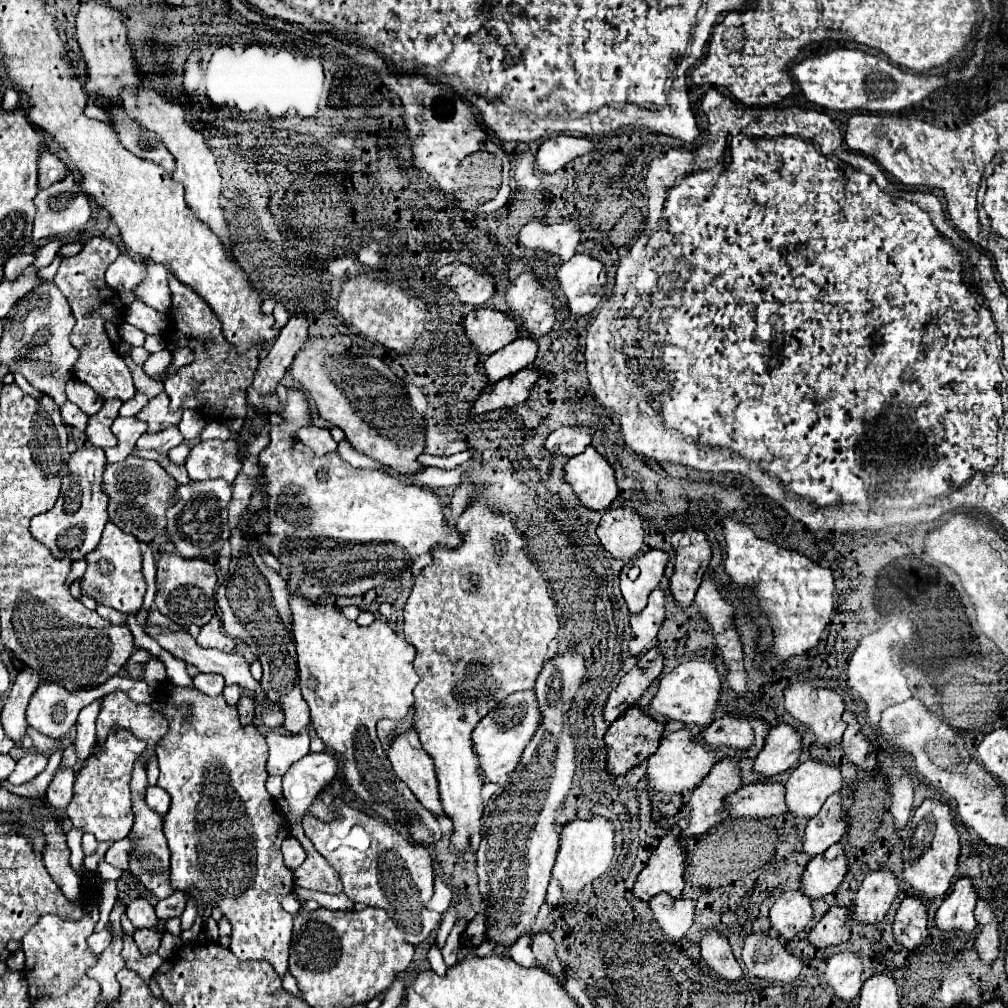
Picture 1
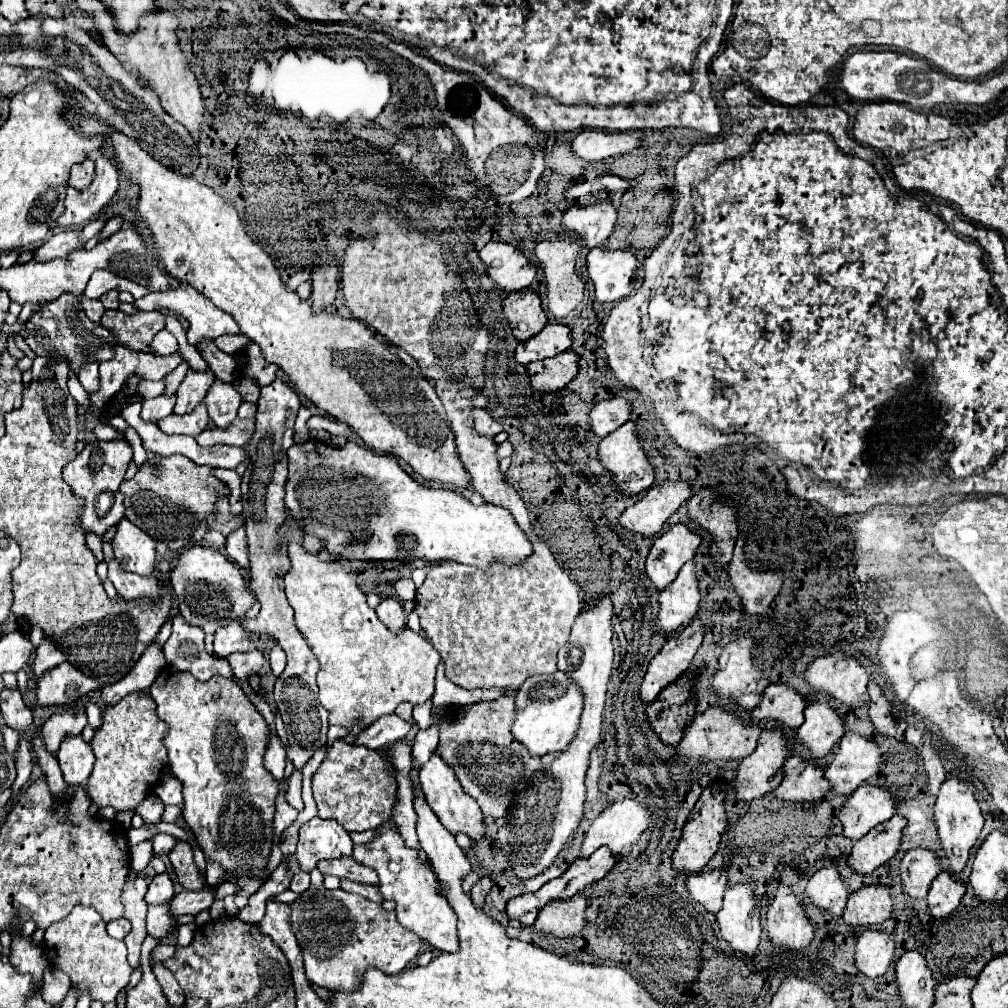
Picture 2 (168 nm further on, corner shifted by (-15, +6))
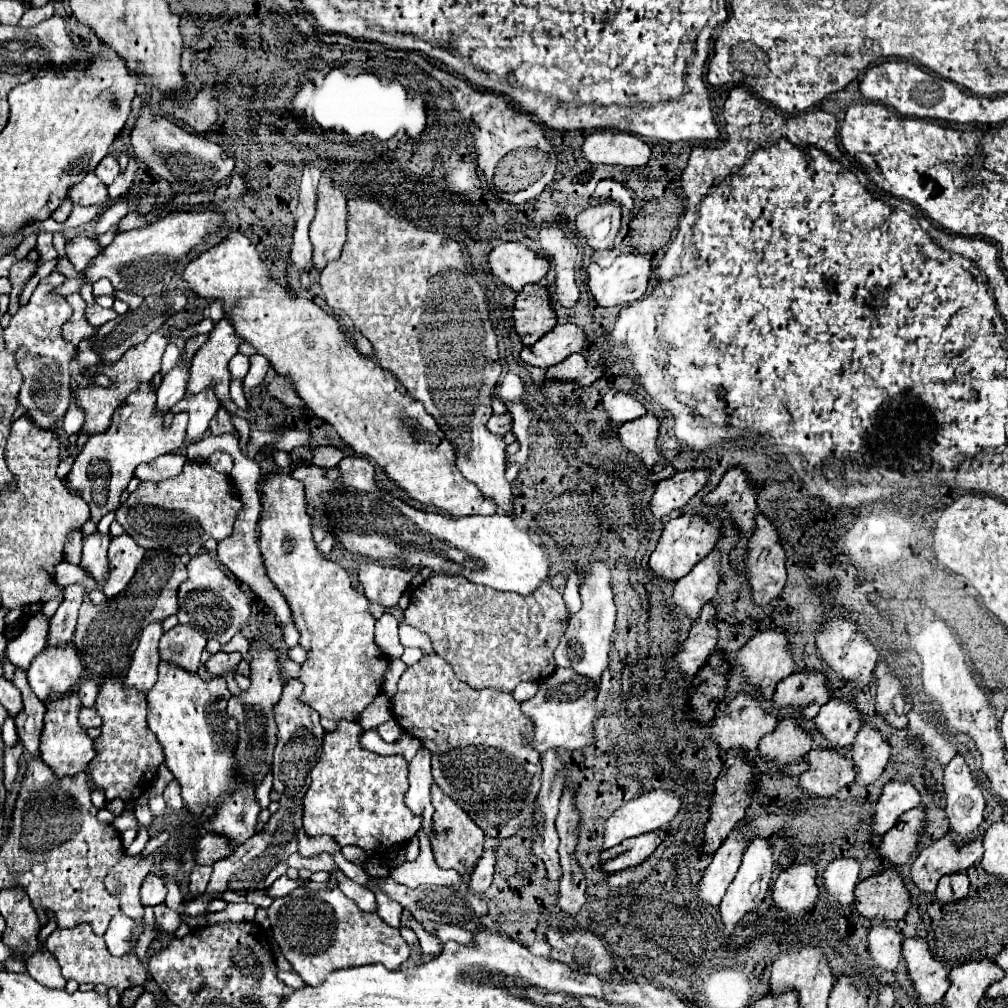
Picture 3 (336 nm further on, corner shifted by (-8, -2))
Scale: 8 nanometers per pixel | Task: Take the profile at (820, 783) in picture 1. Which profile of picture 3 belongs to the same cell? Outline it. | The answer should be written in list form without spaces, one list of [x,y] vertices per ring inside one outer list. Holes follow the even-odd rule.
[[[868,722],[858,732],[854,748],[850,752],[846,752],[846,756],[852,758],[860,768],[856,784],[868,786],[868,784],[876,782],[878,776],[884,772],[886,764],[890,762],[890,750],[892,750],[892,746],[888,742],[888,736],[878,732],[876,726],[872,722]]]

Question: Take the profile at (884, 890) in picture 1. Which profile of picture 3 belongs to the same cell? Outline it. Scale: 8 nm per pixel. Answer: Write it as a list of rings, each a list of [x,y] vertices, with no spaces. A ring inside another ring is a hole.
[[[982,834],[964,844],[956,844],[950,836],[936,840],[932,846],[924,848],[916,856],[910,872],[912,882],[922,892],[934,894],[938,880],[946,872],[958,872],[958,870],[962,872],[962,870],[968,870],[972,864],[980,862],[984,852],[982,840],[984,840]]]

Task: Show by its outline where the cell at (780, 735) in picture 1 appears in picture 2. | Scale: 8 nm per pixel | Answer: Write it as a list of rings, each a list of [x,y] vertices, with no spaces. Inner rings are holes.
[[[809,704],[803,714],[805,722],[797,728],[797,740],[811,758],[827,756],[833,744],[843,738],[843,718],[829,704]]]

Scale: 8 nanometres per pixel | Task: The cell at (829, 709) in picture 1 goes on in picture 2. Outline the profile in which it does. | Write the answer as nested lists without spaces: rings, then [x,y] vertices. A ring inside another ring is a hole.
[[[841,652],[817,658],[807,668],[805,682],[815,690],[823,690],[847,710],[857,710],[869,700],[869,672],[855,658]]]

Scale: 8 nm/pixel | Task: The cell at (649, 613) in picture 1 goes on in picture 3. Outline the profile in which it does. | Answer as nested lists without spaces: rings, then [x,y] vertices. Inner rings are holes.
[[[710,552],[700,564],[696,564],[684,578],[676,582],[674,588],[674,602],[686,610],[686,614],[696,620],[700,610],[712,596],[718,592],[720,584],[720,556],[722,552]]]

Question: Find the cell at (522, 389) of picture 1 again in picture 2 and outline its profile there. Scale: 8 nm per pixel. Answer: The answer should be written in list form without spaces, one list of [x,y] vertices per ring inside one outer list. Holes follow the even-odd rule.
[[[563,352],[547,360],[527,364],[527,376],[533,390],[555,392],[565,388],[577,374],[577,356],[573,352]]]

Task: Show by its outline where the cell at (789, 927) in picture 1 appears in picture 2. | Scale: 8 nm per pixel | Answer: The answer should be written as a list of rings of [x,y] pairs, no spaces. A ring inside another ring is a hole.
[[[821,868],[807,882],[807,888],[803,892],[803,902],[809,906],[815,906],[819,912],[841,916],[847,896],[849,896],[849,888],[839,878],[837,870]]]

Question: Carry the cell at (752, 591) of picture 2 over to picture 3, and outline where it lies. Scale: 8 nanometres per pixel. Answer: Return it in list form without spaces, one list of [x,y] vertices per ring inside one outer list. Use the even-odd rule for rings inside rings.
[[[764,514],[756,516],[756,532],[750,538],[750,550],[746,558],[748,580],[752,586],[754,602],[768,604],[780,596],[786,584],[786,552],[778,538],[778,530]]]

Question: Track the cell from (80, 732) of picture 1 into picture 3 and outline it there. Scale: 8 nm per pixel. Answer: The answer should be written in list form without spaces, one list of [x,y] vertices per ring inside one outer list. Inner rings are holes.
[[[162,622],[148,624],[140,636],[140,644],[134,652],[132,666],[128,670],[126,688],[138,688],[142,692],[148,692],[152,684],[156,682],[158,676],[158,664],[160,664],[160,654],[158,654],[158,640],[162,636]]]

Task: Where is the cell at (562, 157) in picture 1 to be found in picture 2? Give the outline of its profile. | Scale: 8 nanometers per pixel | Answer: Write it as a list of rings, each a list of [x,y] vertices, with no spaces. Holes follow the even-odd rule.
[[[583,130],[571,142],[571,150],[575,156],[595,162],[619,154],[627,154],[641,144],[635,132],[603,132],[603,130]]]

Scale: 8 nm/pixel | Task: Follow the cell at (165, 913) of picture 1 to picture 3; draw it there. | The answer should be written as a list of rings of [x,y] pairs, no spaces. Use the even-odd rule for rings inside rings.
[[[286,874],[284,876],[280,876],[266,892],[270,894],[270,898],[280,898],[280,896],[288,896],[294,888],[298,888],[298,886],[302,886],[306,880],[302,880],[302,878],[296,878],[296,880],[292,880],[292,878],[288,878]]]

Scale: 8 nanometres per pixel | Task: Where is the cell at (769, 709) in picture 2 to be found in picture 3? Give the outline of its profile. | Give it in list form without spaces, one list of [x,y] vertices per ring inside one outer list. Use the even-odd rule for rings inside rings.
[[[804,670],[786,676],[778,684],[774,692],[774,708],[802,706],[802,716],[810,720],[830,698],[832,690],[828,688],[828,676],[818,670]]]

